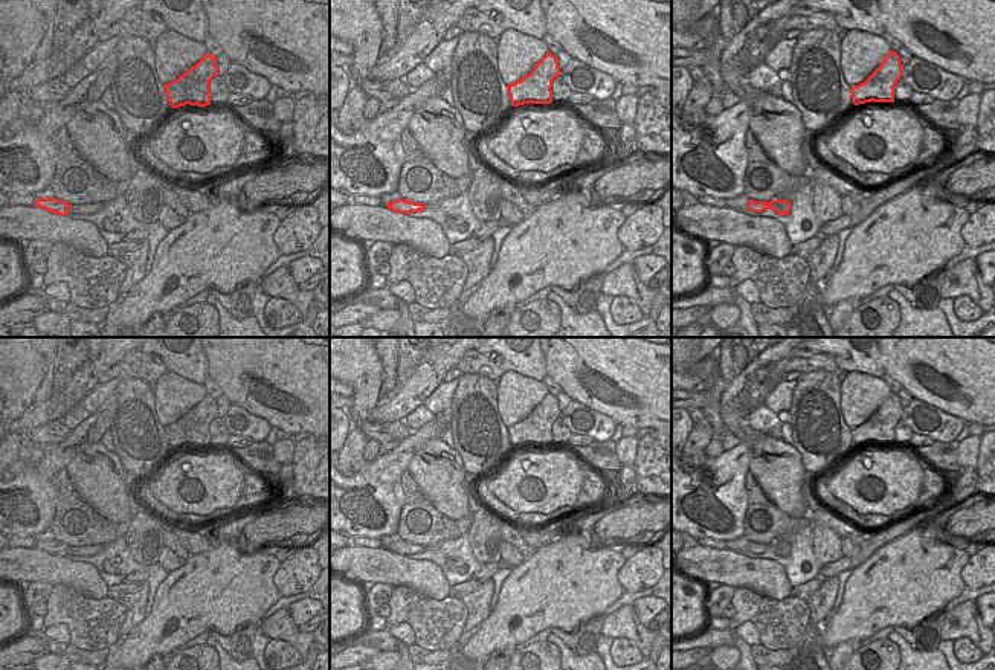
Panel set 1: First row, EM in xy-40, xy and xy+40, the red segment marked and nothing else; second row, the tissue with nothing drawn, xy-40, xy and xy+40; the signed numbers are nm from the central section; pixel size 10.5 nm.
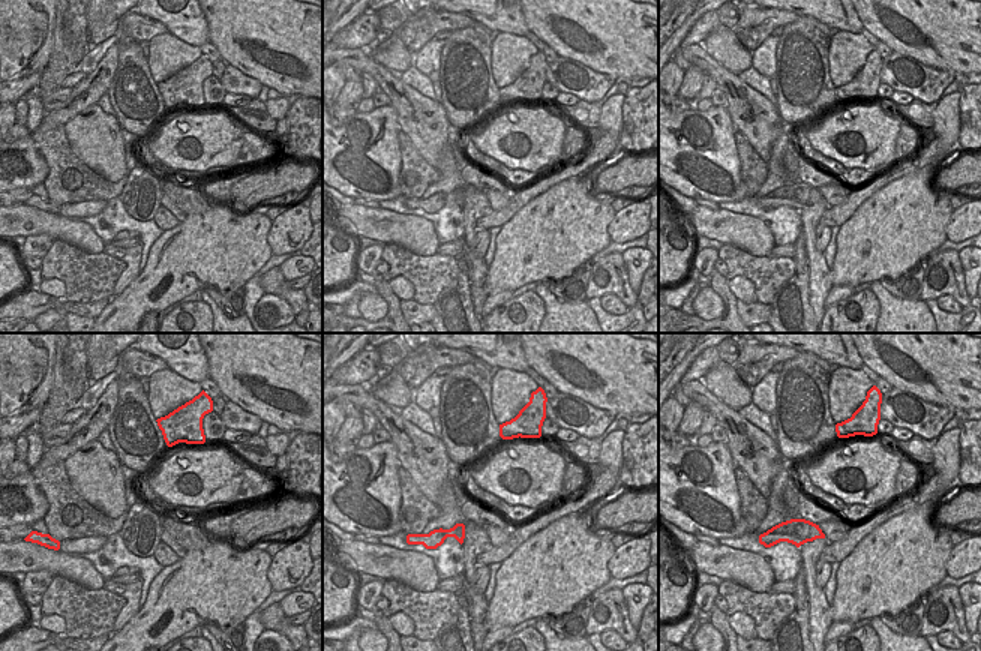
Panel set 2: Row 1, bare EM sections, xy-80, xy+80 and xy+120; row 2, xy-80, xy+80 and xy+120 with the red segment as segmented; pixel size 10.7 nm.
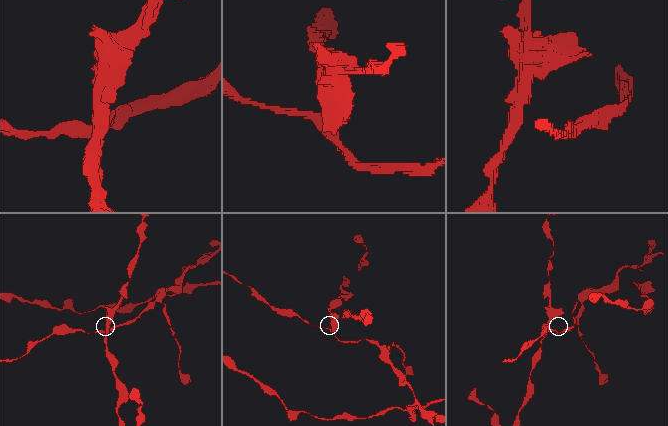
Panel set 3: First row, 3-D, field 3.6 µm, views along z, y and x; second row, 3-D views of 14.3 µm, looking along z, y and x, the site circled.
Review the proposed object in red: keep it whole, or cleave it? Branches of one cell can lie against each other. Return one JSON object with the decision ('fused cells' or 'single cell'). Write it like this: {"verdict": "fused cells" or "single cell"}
{"verdict": "single cell"}

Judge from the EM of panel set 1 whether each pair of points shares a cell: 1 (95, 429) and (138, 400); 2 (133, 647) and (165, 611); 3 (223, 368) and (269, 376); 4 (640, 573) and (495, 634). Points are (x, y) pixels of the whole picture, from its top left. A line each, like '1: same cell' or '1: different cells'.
1: different cells
2: same cell
3: same cell
4: different cells

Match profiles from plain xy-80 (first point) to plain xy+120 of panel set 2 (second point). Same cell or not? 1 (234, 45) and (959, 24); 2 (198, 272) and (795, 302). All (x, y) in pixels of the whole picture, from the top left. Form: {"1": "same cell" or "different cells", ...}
{"1": "same cell", "2": "different cells"}

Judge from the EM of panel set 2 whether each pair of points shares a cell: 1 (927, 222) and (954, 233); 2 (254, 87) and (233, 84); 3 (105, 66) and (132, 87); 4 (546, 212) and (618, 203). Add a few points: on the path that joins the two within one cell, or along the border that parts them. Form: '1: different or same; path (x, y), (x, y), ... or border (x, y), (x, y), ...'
1: different; border (954, 210), (945, 227), (945, 237)
2: same; path (249, 86), (237, 84)
3: different; border (119, 44), (119, 65), (107, 92)
4: different; border (617, 194), (612, 201), (615, 212)

